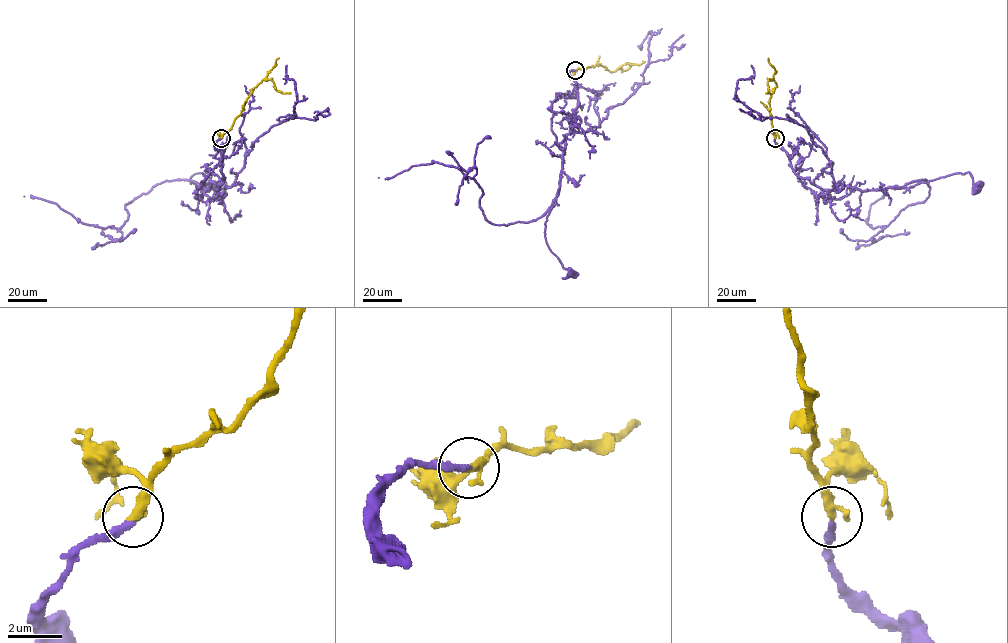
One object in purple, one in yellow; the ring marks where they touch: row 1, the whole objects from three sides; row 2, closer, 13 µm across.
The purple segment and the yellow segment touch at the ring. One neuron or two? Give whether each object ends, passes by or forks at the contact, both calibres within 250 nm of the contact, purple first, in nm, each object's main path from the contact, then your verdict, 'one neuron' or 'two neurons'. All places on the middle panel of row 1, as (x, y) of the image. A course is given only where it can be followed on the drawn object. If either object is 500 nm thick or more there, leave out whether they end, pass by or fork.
purple ends there; yellow ends there; 260 nm thick on the purple side, 360 nm on the other; purple runs (575, 70), (569, 75), (576, 82), (578, 106), (565, 140), (557, 197), (545, 223), (548, 247), (571, 272); yellow runs (575, 70), (597, 64), (611, 72), (628, 62), (640, 65), (645, 61); one neuron

